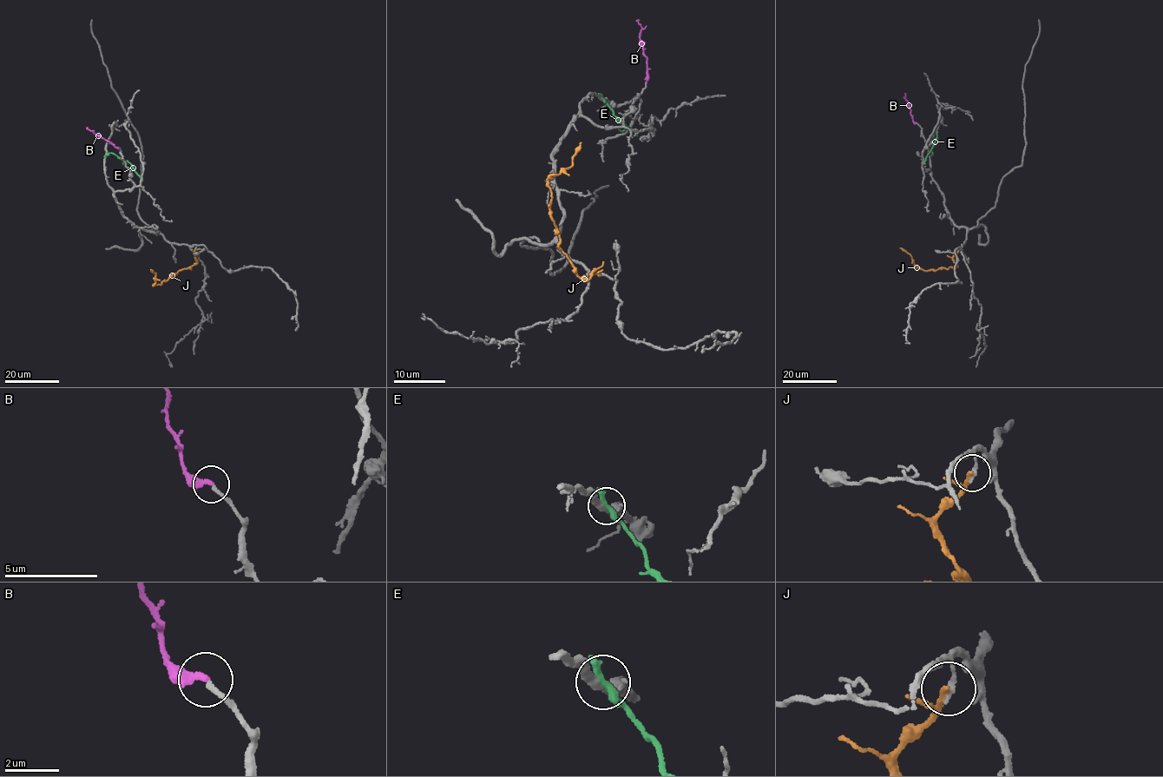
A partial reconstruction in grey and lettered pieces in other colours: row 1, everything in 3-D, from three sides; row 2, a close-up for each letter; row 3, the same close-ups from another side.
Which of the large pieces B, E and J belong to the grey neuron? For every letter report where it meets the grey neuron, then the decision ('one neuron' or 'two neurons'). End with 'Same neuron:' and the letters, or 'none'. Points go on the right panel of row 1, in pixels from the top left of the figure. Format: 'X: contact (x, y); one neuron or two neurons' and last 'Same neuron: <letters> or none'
B: contact (916, 123); one neuron
E: contact (935, 132); two neurons
J: contact (958, 251); two neurons
Same neuron: B

